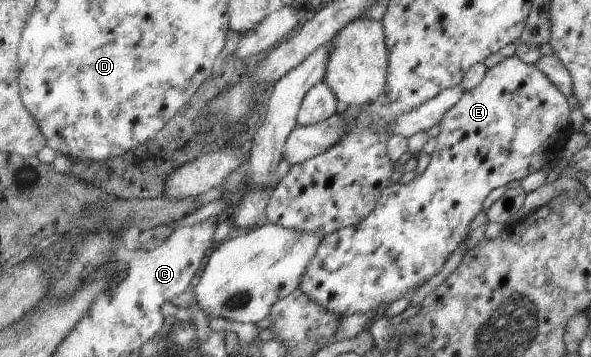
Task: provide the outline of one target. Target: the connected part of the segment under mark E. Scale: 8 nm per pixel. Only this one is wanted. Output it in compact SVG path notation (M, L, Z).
M516 54L512 57L507 57L504 61L491 67L485 75L484 81L481 82L476 89L466 92L463 98L447 112L445 118L440 124L440 133L436 137L438 140L437 150L432 154L431 160L424 170L424 173L413 179L410 183L399 184L391 182L390 185L382 192L378 206L371 214L360 222L358 225L350 226L333 234L327 235L319 245L319 252L315 254L315 260L311 260L310 267L307 268L307 274L301 280L301 288L307 296L311 296L311 300L315 300L317 304L323 304L323 308L339 314L339 316L351 316L353 314L370 314L370 317L376 310L379 310L383 304L393 304L397 302L401 296L405 296L407 292L413 293L413 288L419 288L433 276L437 276L441 272L441 268L447 264L447 260L451 258L451 254L459 248L459 244L463 244L469 233L471 232L471 222L475 220L475 216L483 210L483 202L487 200L487 196L501 186L508 186L513 183L513 180L522 181L527 175L537 172L543 164L550 164L554 160L558 160L563 144L566 143L567 137L574 131L567 118L569 108L567 102L563 98L563 93L559 92L558 88L543 76L542 72L533 64L527 64L523 59L520 59Z

